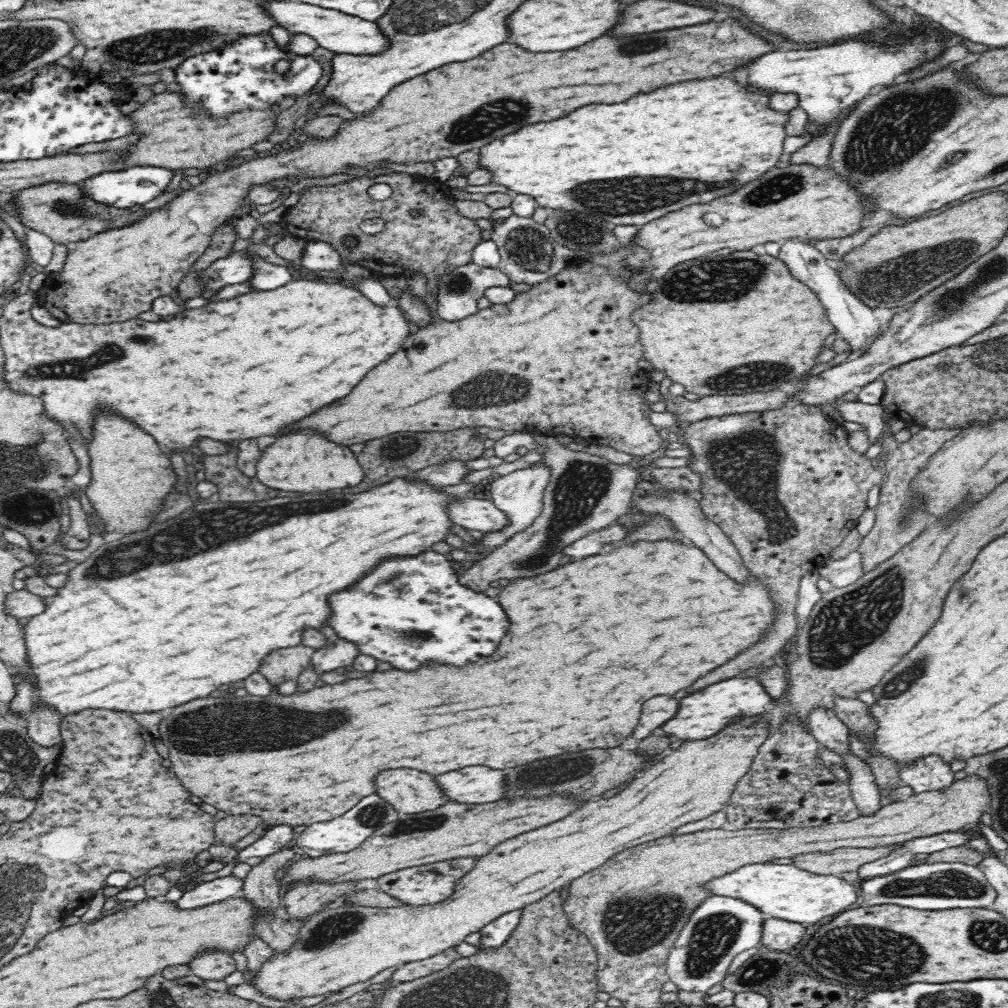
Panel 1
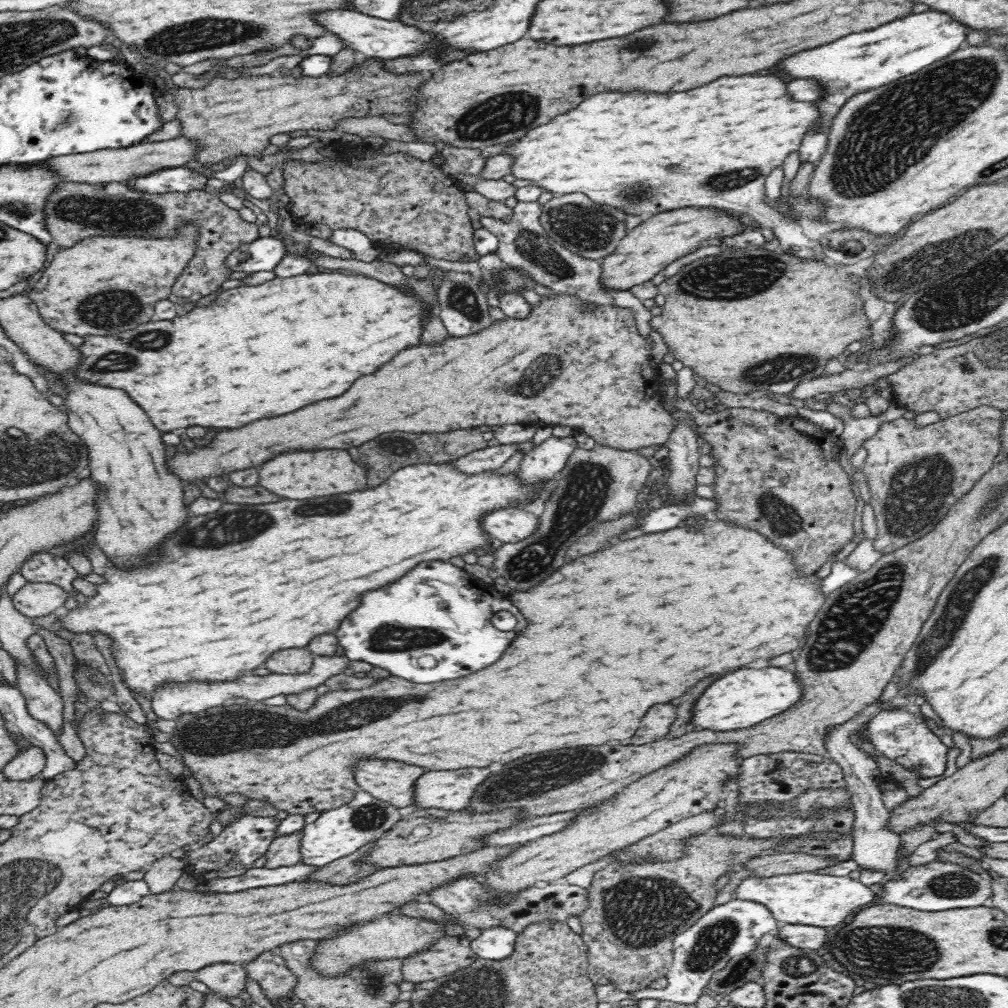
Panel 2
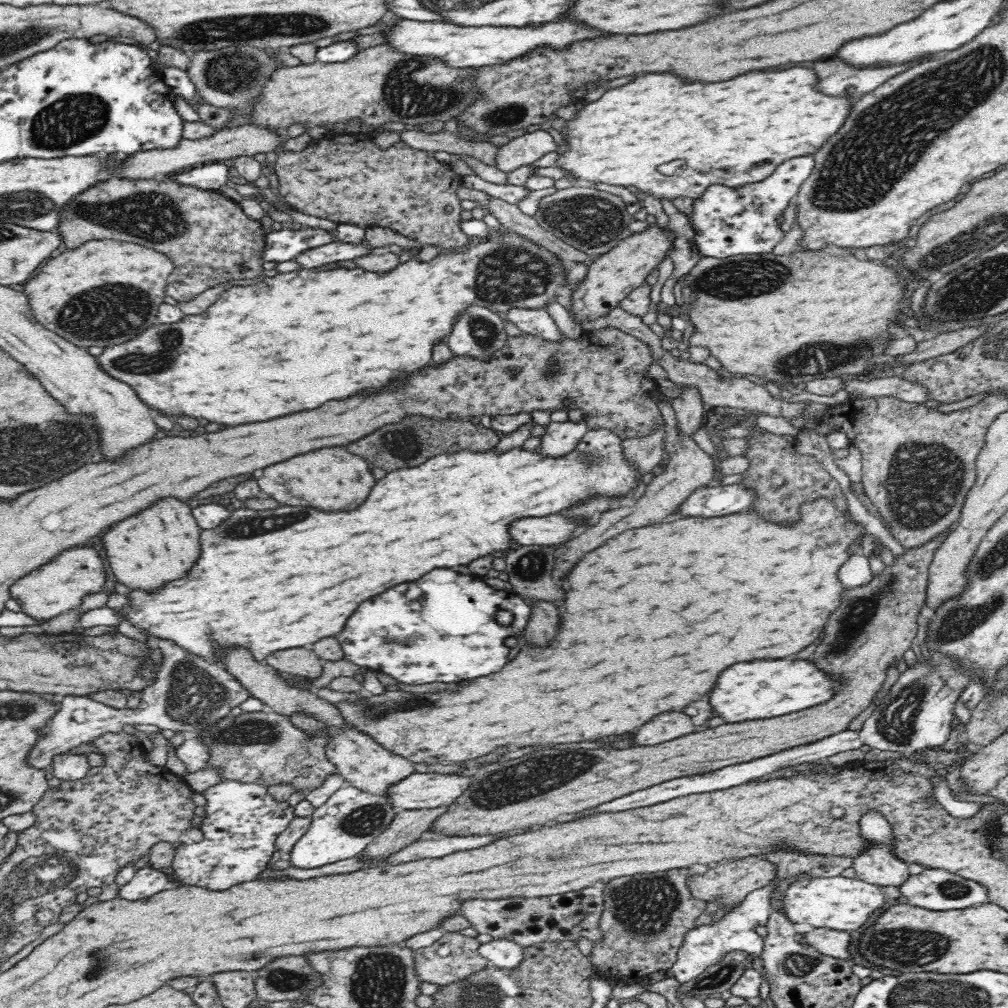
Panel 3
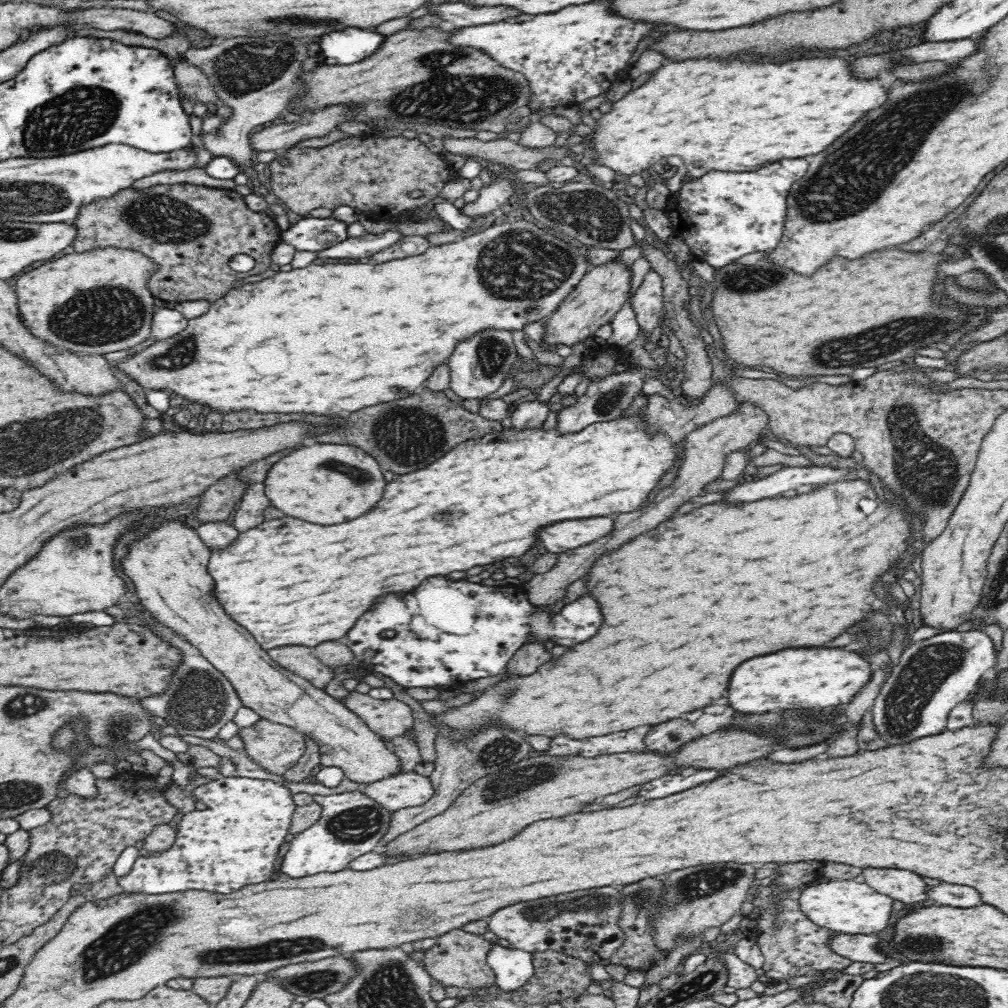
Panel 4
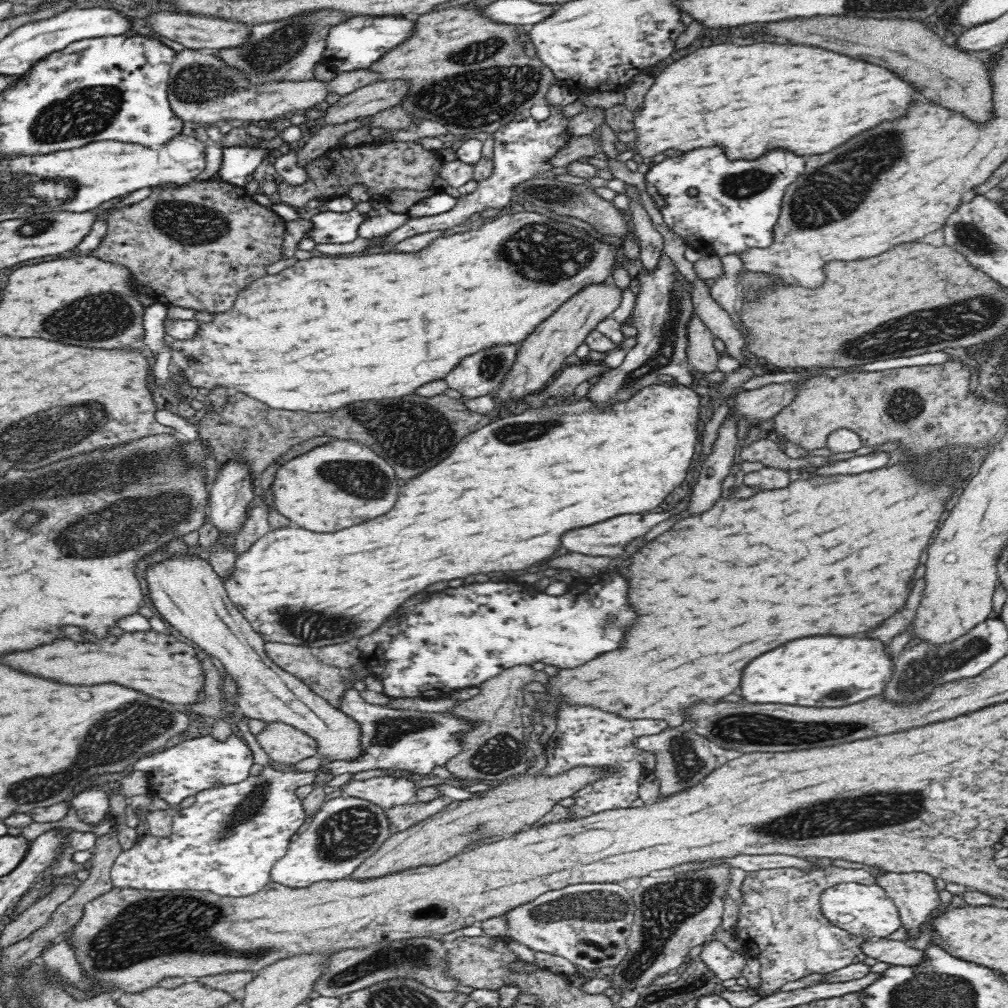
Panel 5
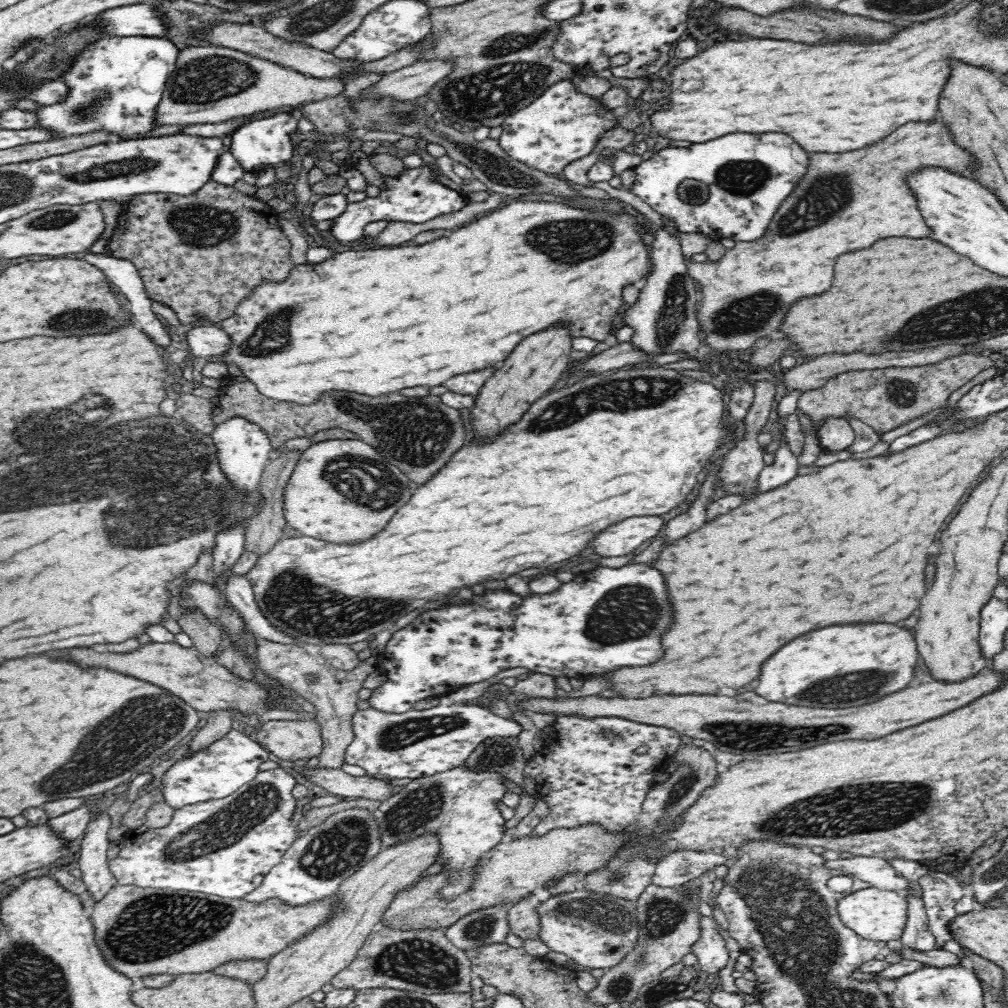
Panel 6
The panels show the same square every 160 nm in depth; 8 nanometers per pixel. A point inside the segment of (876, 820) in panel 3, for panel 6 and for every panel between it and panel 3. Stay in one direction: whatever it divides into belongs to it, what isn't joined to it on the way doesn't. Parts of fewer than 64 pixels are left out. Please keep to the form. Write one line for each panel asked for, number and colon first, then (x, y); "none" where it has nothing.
4: (906, 886)
5: (914, 894)
6: (916, 934)

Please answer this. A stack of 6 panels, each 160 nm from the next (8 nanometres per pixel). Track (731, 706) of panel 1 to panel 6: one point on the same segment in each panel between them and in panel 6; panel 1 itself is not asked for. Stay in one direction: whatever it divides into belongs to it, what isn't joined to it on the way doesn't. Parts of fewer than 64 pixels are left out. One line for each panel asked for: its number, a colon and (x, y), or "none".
2: (745, 697)
3: (763, 689)
4: (800, 678)
5: (821, 671)
6: (840, 666)

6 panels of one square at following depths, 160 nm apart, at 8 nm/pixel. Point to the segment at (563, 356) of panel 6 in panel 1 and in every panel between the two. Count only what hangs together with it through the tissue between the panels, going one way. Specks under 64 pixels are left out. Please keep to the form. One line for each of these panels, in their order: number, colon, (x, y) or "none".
1: (810, 203)
2: (657, 241)
3: (612, 276)
4: (603, 291)
5: (541, 356)

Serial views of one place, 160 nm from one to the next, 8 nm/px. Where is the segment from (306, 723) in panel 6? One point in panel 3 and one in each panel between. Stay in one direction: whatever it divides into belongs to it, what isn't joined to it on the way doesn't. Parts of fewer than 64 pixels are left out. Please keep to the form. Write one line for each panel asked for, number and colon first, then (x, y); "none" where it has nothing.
3: (263, 747)
4: (276, 748)
5: (284, 744)

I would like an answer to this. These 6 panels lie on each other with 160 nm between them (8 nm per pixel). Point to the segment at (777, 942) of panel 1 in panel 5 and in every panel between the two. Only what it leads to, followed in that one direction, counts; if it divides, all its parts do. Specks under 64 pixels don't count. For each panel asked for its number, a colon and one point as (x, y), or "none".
2: (802, 936)
3: (834, 943)
4: (861, 947)
5: (894, 952)

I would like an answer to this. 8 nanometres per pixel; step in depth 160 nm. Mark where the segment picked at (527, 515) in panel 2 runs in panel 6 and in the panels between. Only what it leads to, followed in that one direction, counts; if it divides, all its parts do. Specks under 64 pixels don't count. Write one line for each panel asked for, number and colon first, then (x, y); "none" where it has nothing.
3: (554, 529)
4: (557, 538)
5: (608, 538)
6: (624, 537)

